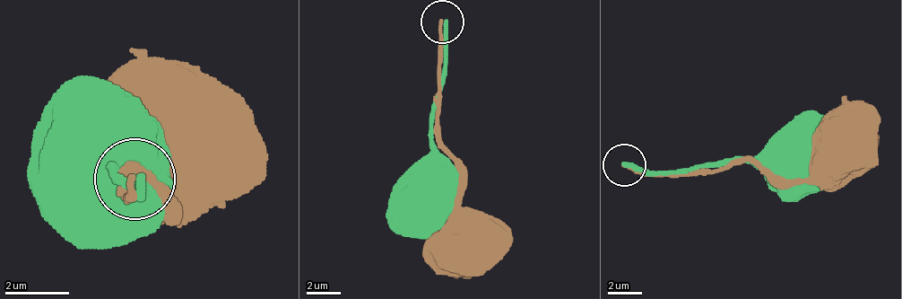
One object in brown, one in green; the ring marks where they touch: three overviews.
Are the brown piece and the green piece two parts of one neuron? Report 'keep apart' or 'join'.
keep apart

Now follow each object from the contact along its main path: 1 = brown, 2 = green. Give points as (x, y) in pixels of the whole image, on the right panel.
1: (625, 163), (646, 172), (724, 172), (744, 163), (775, 176), (809, 180), (838, 155), (843, 138)
2: (625, 163), (689, 172), (706, 163), (749, 159), (804, 159)

